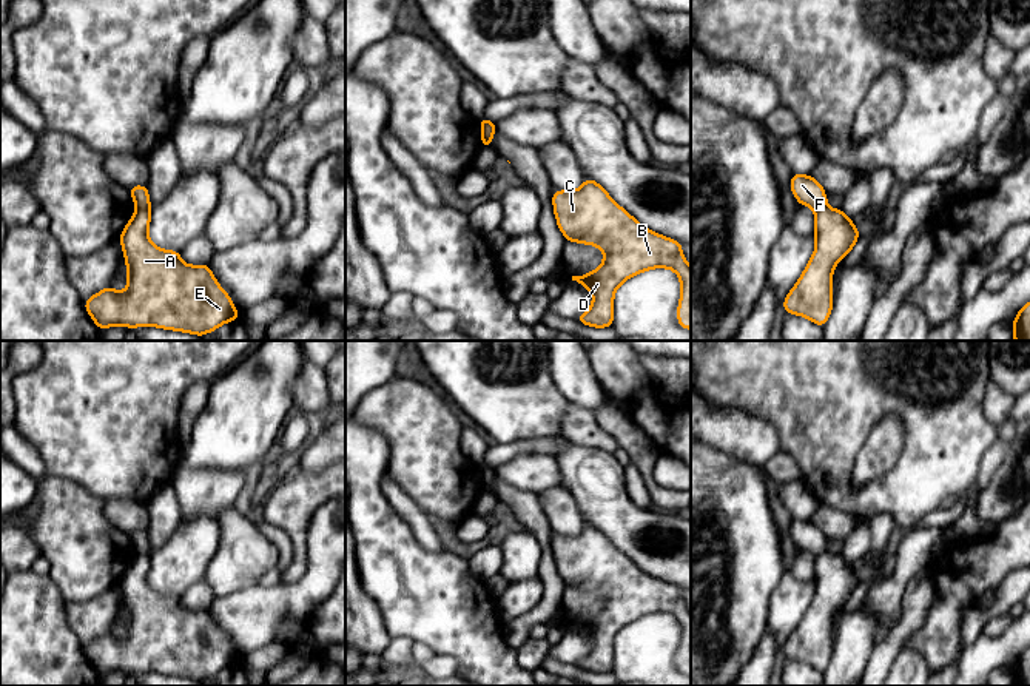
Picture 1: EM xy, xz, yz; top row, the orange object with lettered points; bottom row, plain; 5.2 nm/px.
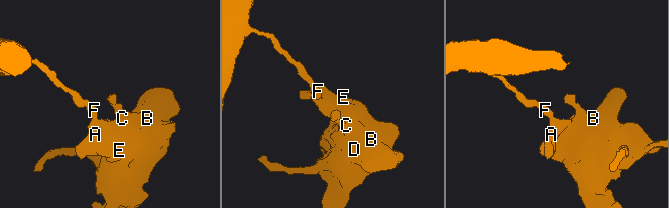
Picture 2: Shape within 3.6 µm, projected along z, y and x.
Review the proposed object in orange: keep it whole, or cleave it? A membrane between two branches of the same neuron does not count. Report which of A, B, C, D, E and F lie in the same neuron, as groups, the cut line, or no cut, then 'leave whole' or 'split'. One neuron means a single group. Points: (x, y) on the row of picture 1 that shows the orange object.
groups A B C D E / F; cut xy (136, 207), (150, 210); split

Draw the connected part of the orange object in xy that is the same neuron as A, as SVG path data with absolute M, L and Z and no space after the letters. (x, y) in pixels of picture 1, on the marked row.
M136 208L133 217L120 233L125 265L128 268L128 288L120 293L111 285L83 302L94 324L103 331L113 325L126 328L160 327L204 336L225 322L242 319L228 293L217 284L210 262L205 265L187 265L180 251L157 248L148 234L151 210Z

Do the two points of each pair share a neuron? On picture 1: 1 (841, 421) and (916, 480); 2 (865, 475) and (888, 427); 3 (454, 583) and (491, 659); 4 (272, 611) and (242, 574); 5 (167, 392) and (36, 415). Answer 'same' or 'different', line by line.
1: same
2: same
3: same
4: different
5: same

